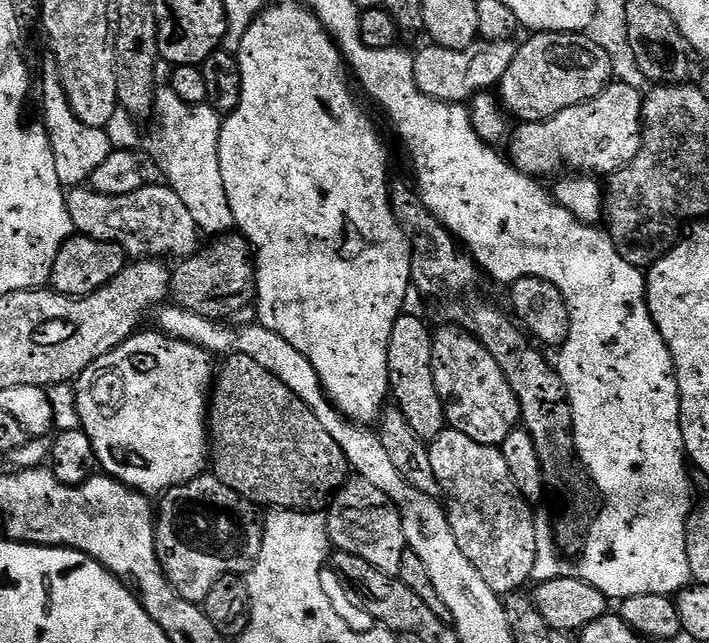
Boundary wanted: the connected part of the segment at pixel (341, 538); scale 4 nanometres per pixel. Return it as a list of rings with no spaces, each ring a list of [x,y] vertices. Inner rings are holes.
[[[352,478],[332,497],[326,508],[328,517],[328,536],[333,545],[341,552],[358,554],[358,558],[366,558],[370,566],[378,566],[382,574],[399,576],[402,566],[402,554],[407,549],[406,534],[402,530],[402,518],[398,510],[378,490],[378,486],[370,486],[370,482]]]

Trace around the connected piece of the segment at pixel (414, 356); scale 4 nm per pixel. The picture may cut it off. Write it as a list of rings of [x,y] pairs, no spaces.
[[[401,314],[394,322],[394,330],[388,343],[388,386],[395,407],[406,414],[410,426],[425,441],[435,440],[446,427],[444,411],[432,373],[433,333],[428,332],[425,321],[419,316]]]

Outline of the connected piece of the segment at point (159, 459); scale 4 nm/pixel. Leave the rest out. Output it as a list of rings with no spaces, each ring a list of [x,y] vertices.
[[[145,330],[133,333],[128,340],[124,340],[110,354],[103,355],[102,358],[95,359],[78,376],[74,382],[75,405],[78,406],[78,414],[80,420],[81,431],[90,438],[93,452],[95,452],[96,461],[105,475],[109,475],[112,479],[118,480],[120,483],[133,488],[136,491],[144,493],[147,496],[156,496],[166,492],[174,485],[184,484],[186,481],[203,475],[208,464],[208,431],[207,431],[207,409],[210,387],[213,385],[216,373],[213,355],[204,348],[198,347],[197,344],[190,343],[186,340],[180,340],[173,336],[167,336],[164,333],[153,330],[153,332],[144,332]]]

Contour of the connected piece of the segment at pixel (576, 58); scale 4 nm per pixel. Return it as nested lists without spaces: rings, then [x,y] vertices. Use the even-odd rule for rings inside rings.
[[[537,32],[527,37],[529,40],[517,47],[514,62],[510,62],[506,74],[502,74],[498,85],[498,99],[503,111],[509,117],[517,116],[517,121],[533,124],[539,120],[550,120],[570,106],[578,106],[587,100],[598,98],[614,80],[614,69],[609,54],[602,46],[592,42],[584,32]]]

